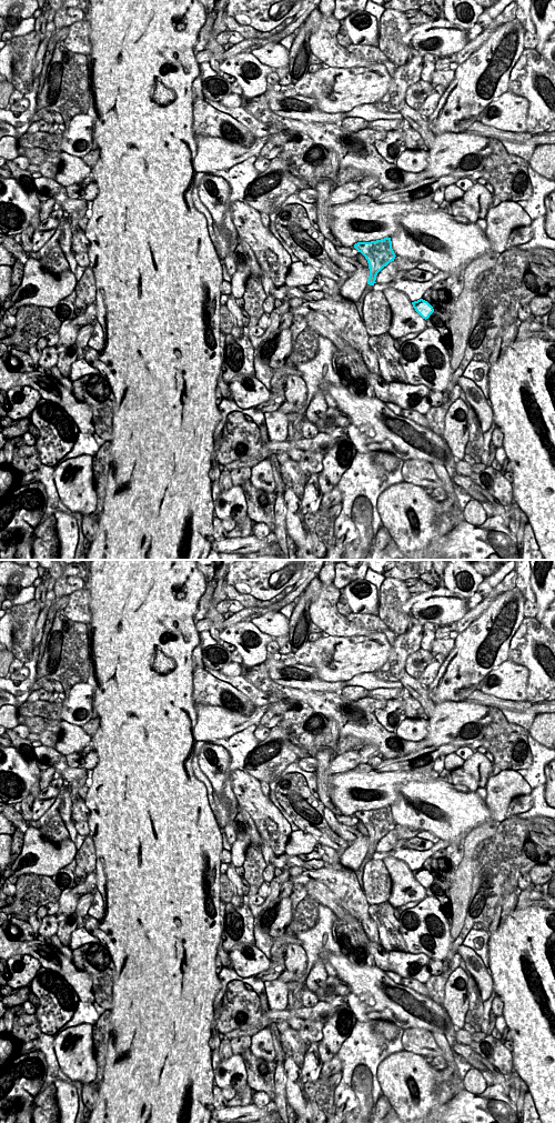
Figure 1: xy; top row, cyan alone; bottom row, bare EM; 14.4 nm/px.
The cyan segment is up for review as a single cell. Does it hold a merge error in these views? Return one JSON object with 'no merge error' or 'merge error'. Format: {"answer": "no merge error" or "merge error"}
{"answer": "no merge error"}

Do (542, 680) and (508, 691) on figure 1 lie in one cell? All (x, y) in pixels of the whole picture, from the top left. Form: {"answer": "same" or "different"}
{"answer": "different"}

